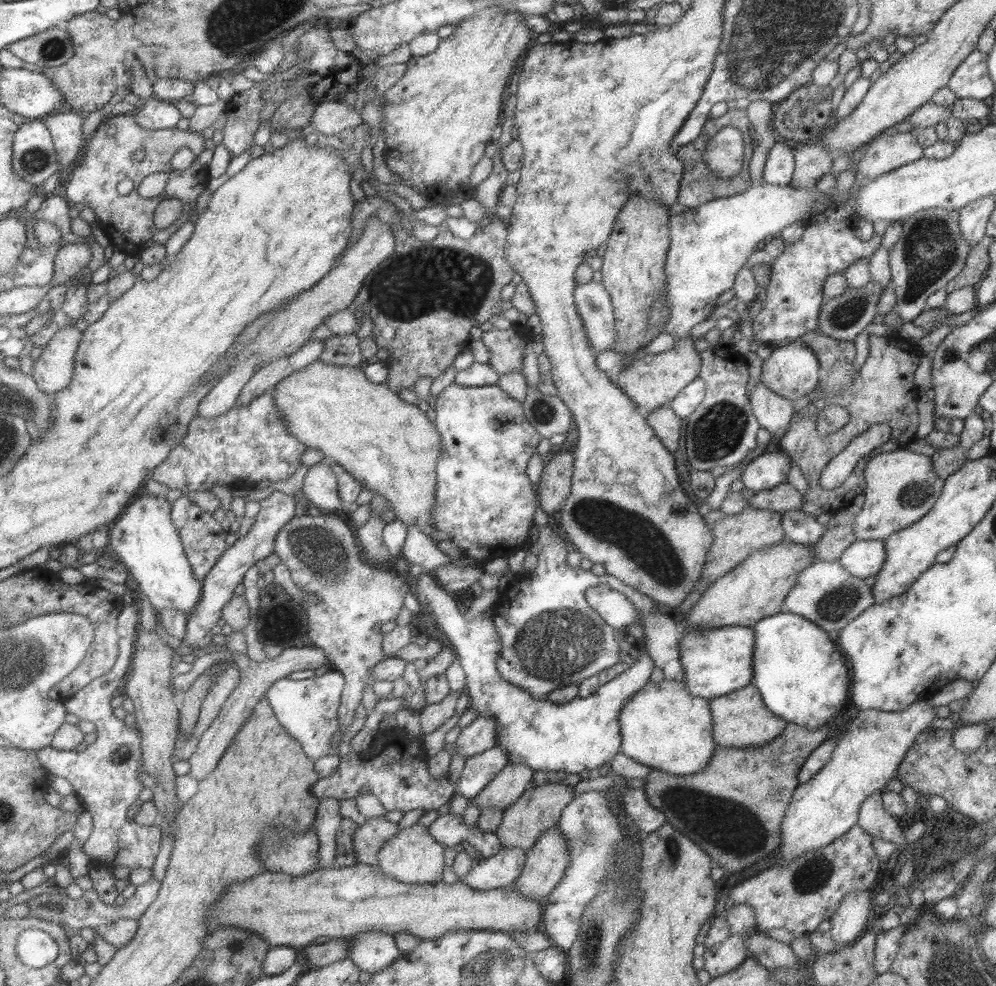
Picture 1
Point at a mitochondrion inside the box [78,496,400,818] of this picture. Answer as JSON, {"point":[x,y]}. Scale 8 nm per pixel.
{"point":[321,555]}

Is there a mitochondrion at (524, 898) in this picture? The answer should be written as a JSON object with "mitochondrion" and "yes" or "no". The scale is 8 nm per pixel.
{"mitochondrion":"no"}

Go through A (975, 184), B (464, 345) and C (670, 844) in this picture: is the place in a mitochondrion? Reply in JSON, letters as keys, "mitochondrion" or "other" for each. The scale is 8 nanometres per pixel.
{"A":"other","B":"other","C":"mitochondrion"}

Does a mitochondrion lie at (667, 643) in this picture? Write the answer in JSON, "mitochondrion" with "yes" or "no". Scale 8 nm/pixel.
{"mitochondrion":"no"}

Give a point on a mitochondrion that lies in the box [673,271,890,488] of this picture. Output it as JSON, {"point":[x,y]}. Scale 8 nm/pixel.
{"point":[720,430]}

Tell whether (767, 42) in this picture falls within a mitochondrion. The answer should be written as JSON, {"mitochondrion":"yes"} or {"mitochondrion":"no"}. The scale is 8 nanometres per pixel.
{"mitochondrion":"yes"}

